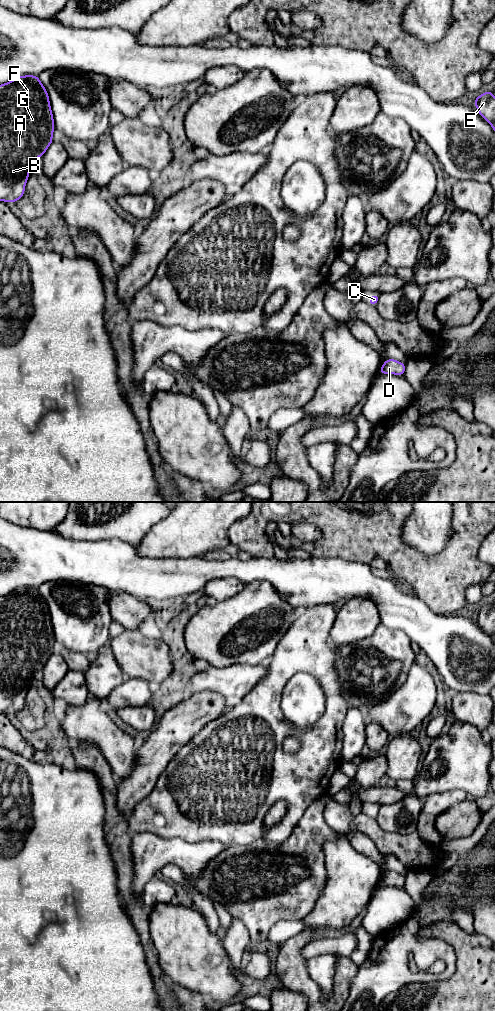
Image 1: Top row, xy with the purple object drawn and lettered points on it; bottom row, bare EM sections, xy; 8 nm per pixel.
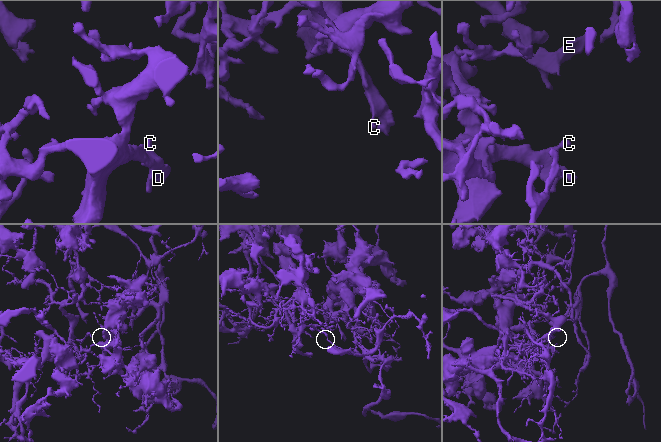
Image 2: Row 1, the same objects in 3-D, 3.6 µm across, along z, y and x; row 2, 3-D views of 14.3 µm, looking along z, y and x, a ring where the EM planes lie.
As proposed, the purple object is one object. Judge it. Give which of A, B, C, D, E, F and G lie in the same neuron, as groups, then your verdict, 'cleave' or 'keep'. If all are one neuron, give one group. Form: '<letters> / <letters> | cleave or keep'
A B C D E F G | keep

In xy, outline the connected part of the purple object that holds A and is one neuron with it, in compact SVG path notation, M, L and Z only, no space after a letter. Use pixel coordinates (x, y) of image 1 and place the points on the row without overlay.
M18 588L0 597L0 713L12 715L23 709L33 673L42 669L53 654L54 641L49 608L38 588Z

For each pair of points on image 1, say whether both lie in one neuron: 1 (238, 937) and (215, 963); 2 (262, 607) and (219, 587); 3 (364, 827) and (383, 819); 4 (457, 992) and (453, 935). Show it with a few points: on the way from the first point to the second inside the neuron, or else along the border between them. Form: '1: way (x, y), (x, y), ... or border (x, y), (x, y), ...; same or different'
1: border (221, 941), (230, 966), (238, 971); different
2: way (251, 607), (244, 607), (230, 593); same
3: border (375, 819), (382, 829), (398, 833); different
4: way (464, 978), (464, 949); same

